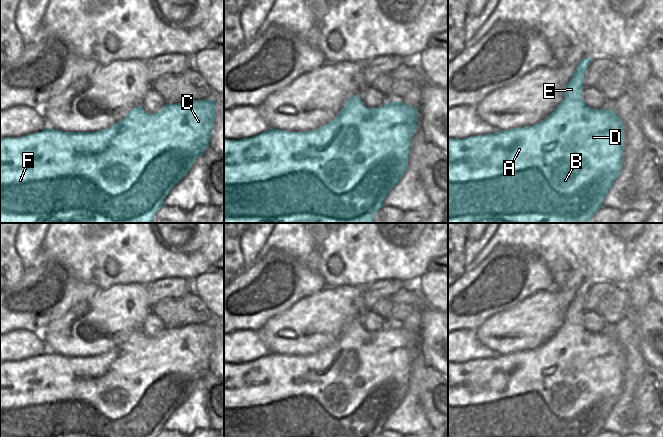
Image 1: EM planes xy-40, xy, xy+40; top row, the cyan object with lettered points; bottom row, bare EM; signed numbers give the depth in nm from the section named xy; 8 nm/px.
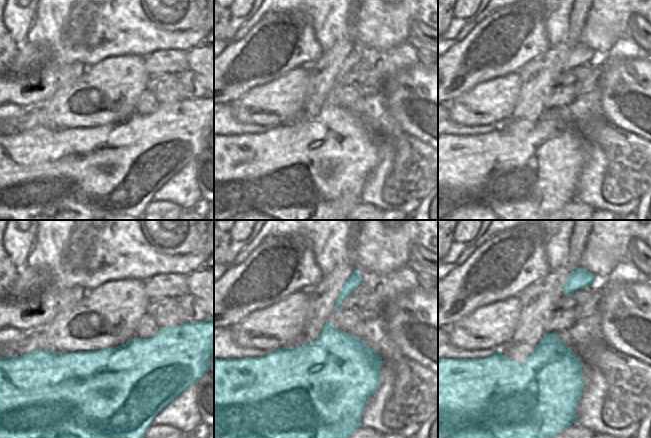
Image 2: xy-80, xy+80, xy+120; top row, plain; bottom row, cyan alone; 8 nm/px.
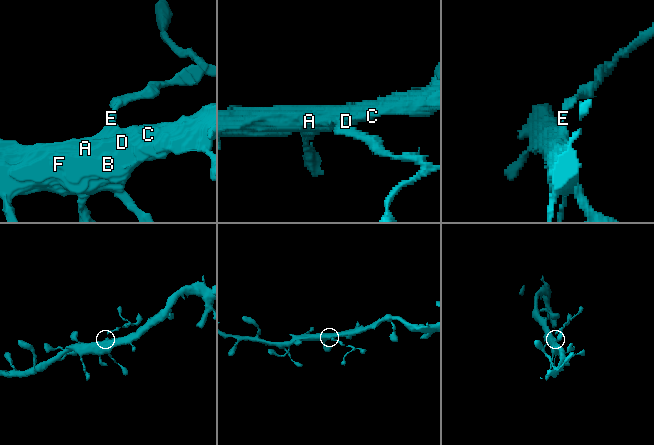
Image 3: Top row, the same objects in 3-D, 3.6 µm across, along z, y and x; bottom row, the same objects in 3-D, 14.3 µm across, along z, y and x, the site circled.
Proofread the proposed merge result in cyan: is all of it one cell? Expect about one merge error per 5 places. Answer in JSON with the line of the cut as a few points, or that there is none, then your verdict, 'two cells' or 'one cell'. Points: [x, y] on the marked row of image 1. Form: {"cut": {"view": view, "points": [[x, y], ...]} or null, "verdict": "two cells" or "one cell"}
{"cut": {"view": "xy+40", "points": [[564, 97], [571, 99], [581, 98]]}, "verdict": "two cells"}

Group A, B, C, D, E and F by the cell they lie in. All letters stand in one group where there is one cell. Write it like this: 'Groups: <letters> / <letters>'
Groups: A B C D F / E

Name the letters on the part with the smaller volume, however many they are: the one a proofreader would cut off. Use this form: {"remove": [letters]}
{"remove": ["E"]}

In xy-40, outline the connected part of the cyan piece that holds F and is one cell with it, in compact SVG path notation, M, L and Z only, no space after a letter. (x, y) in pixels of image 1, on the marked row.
M189 100L166 104L155 114L149 114L142 106L137 106L119 122L97 132L63 132L49 127L19 138L0 138L0 223L152 223L170 191L210 146L215 119L216 103L213 100Z

